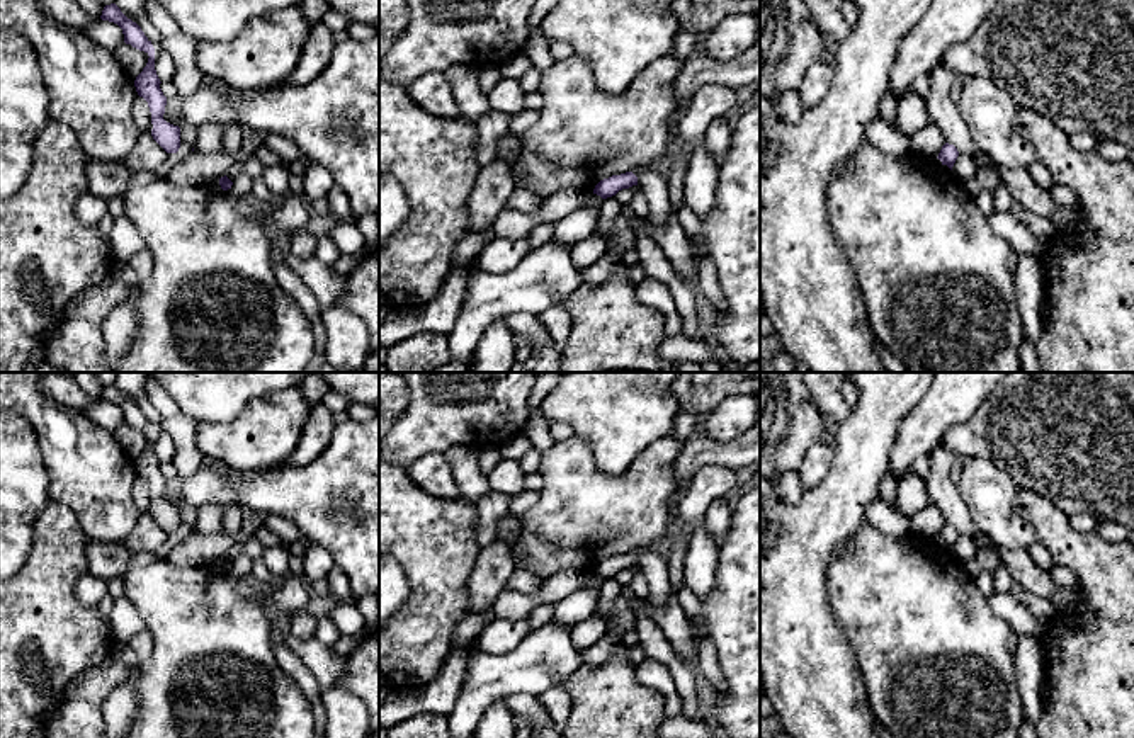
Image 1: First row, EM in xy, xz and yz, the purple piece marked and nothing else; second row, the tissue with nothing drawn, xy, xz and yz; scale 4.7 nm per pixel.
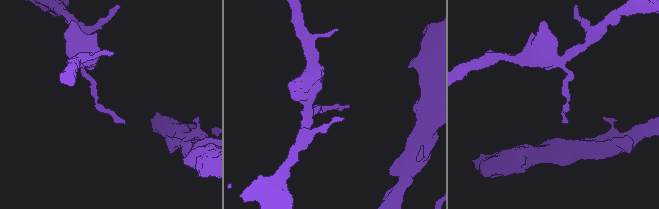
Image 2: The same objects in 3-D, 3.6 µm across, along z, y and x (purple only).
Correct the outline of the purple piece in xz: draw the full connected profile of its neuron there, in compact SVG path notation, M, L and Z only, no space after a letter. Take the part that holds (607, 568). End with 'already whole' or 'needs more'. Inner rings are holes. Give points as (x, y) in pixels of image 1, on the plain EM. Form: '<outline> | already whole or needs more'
M626 553L621 556L612 556L609 559L600 561L593 575L600 576L602 580L615 576L622 570L629 570L632 566L638 566L638 558L632 553Z | already whole

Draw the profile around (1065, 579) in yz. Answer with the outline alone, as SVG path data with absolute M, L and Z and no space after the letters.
M1054 565L1049 575L1059 588L1074 588L1078 583L1076 575L1063 565Z

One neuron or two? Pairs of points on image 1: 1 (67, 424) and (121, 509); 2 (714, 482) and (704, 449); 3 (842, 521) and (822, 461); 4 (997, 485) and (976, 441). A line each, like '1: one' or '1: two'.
1: one
2: two
3: two
4: two

